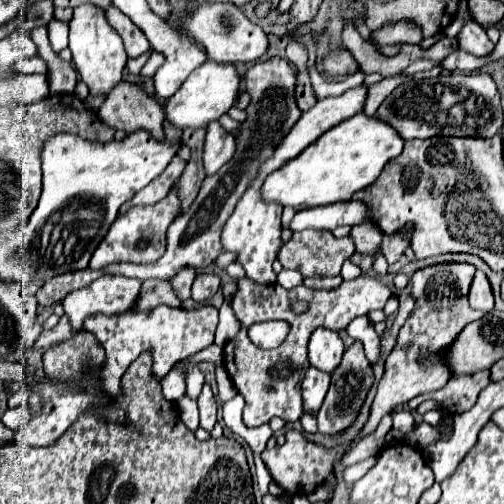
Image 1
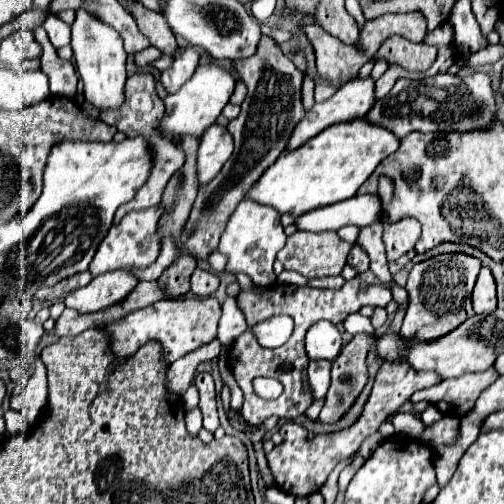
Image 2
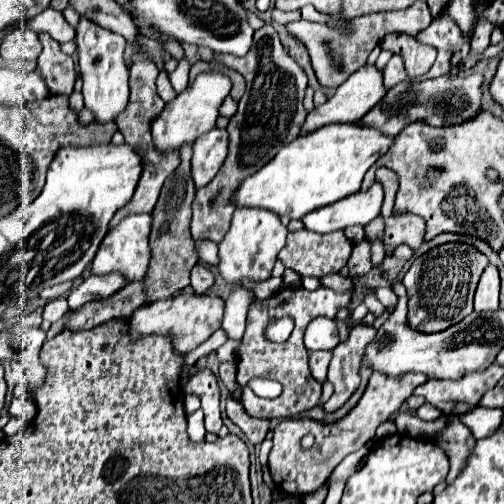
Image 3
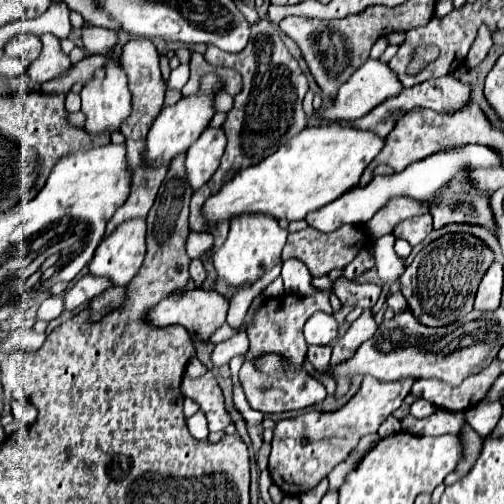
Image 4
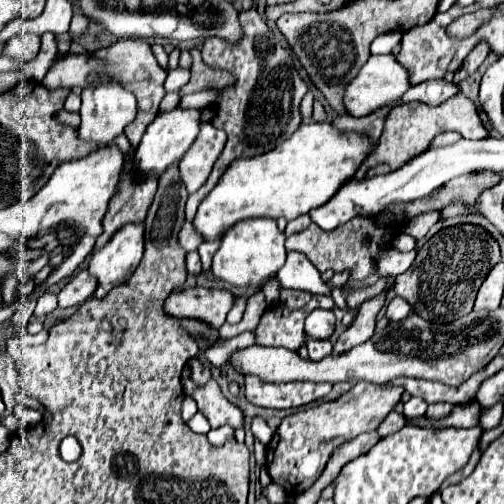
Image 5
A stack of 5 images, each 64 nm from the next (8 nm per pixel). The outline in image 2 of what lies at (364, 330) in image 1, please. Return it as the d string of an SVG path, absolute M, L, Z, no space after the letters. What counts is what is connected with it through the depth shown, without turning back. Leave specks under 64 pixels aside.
M350 314L350 318L344 320L344 328L346 332L350 332L352 336L356 334L368 334L368 336L376 336L372 324L370 324L370 318L364 318L360 314Z

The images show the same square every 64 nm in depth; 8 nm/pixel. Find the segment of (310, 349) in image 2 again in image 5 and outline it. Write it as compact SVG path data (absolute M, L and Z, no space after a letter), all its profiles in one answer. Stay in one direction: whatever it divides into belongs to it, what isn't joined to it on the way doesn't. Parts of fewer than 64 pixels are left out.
M314 310L306 318L306 336L314 340L328 340L334 334L336 318L330 310Z

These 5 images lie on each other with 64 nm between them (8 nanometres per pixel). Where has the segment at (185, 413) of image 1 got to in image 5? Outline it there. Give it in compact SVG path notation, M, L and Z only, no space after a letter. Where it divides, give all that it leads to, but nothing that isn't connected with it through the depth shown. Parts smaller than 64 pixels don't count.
M196 412L194 418L188 420L188 426L190 426L190 430L196 432L196 434L208 434L208 430L210 430L210 424L208 424L208 420L204 418L202 412Z

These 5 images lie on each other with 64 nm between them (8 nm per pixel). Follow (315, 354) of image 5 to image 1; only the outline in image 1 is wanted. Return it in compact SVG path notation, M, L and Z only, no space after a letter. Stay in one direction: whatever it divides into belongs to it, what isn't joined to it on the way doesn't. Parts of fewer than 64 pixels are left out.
M310 368L306 372L306 378L302 382L302 400L304 400L304 414L318 414L322 400L328 392L330 376L324 376L324 372L316 372L316 368Z

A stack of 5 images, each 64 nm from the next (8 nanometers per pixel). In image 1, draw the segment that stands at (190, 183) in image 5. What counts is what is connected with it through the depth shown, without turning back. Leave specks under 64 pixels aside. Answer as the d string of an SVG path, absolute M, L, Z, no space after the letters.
M220 122L208 124L208 134L206 134L206 144L204 144L204 168L206 174L212 176L216 174L226 162L232 160L236 152L236 140L232 134L228 134Z

